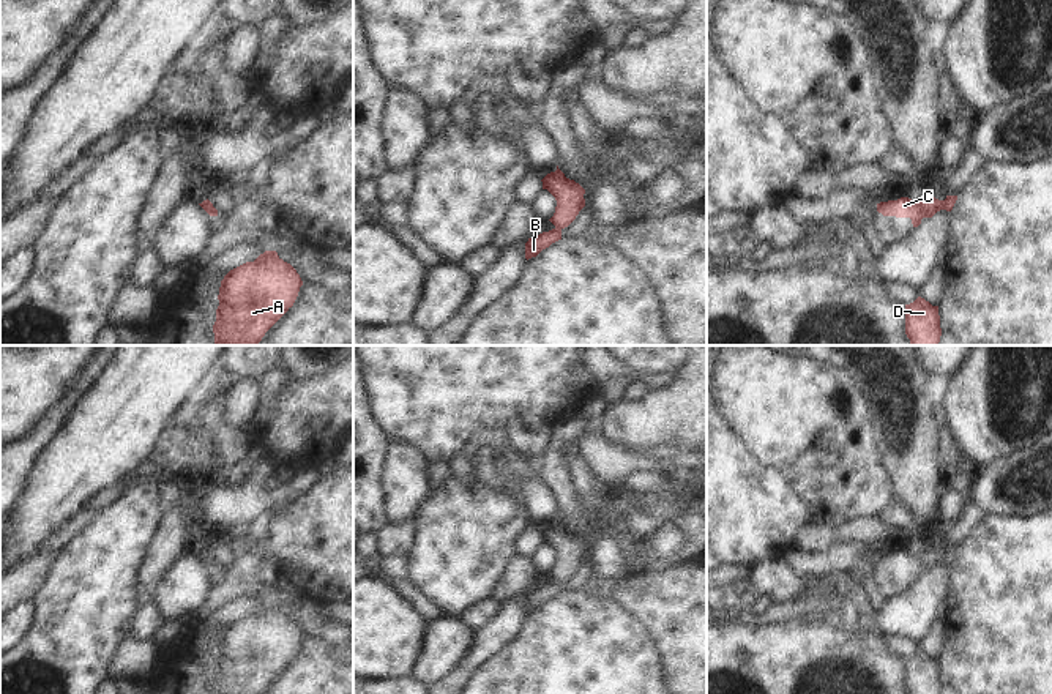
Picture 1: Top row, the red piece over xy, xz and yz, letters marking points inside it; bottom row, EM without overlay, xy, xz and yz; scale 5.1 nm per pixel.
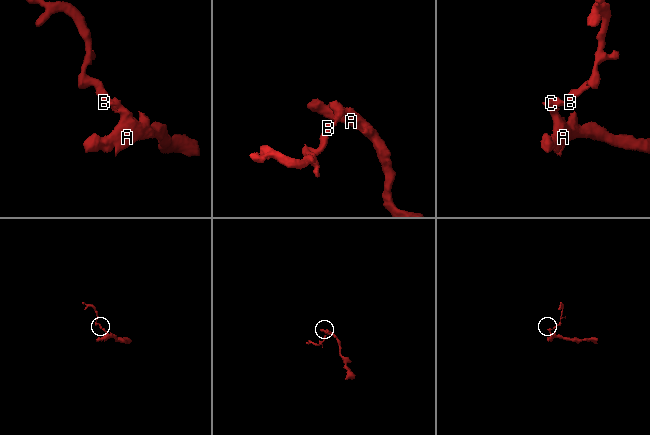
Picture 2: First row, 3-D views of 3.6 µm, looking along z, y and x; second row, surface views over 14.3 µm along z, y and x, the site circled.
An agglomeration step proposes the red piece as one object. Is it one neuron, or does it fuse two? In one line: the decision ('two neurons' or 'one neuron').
one neuron

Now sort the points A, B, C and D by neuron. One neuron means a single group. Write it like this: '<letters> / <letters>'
A B C D

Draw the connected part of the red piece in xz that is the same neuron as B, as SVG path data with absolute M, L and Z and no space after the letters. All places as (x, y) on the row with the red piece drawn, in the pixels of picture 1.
M558 166L555 172L547 174L541 181L543 189L547 189L557 200L555 213L549 219L555 227L535 238L528 238L525 243L527 260L561 240L561 230L568 227L585 207L585 189L574 180L566 178Z

